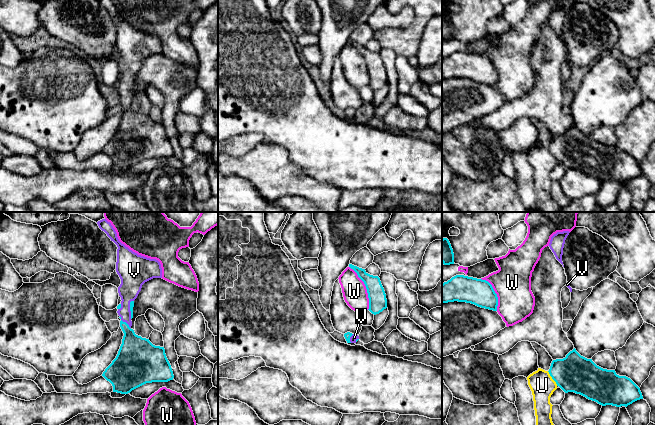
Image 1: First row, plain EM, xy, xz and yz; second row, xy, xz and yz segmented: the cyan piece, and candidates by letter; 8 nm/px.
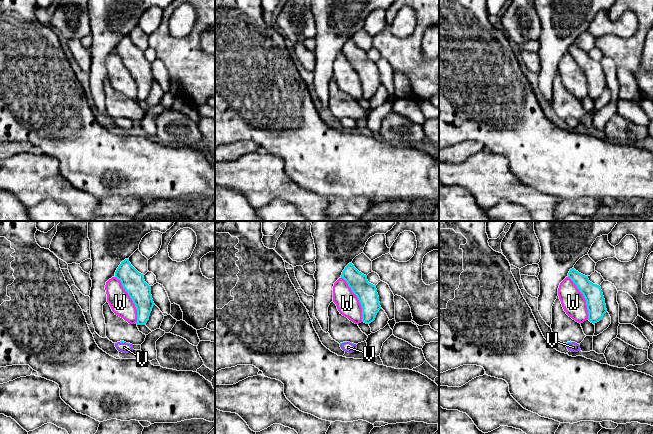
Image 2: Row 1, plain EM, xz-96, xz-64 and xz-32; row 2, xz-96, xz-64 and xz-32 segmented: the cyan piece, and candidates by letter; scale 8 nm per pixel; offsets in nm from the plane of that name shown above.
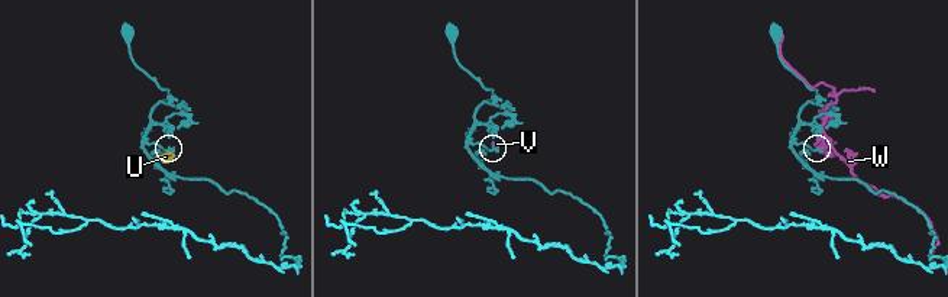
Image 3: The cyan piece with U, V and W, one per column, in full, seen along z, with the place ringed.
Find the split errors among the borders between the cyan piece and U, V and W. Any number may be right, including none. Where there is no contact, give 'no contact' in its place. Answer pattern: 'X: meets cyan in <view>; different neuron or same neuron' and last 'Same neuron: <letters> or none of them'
U: meets cyan in yz; different neuron
V: meets cyan in xy; same neuron
W: meets cyan in xz; different neuron
Same neuron: V

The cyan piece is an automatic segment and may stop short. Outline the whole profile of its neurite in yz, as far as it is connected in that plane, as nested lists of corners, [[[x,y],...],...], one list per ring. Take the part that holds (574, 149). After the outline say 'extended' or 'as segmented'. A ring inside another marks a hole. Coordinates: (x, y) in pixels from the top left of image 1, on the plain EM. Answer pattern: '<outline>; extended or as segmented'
[[[575,124],[565,134],[553,136],[548,148],[557,162],[565,169],[580,170],[602,182],[627,183],[633,178],[643,175],[640,164],[630,154],[617,151],[615,146],[597,142],[592,135],[581,132]]]; as segmented

